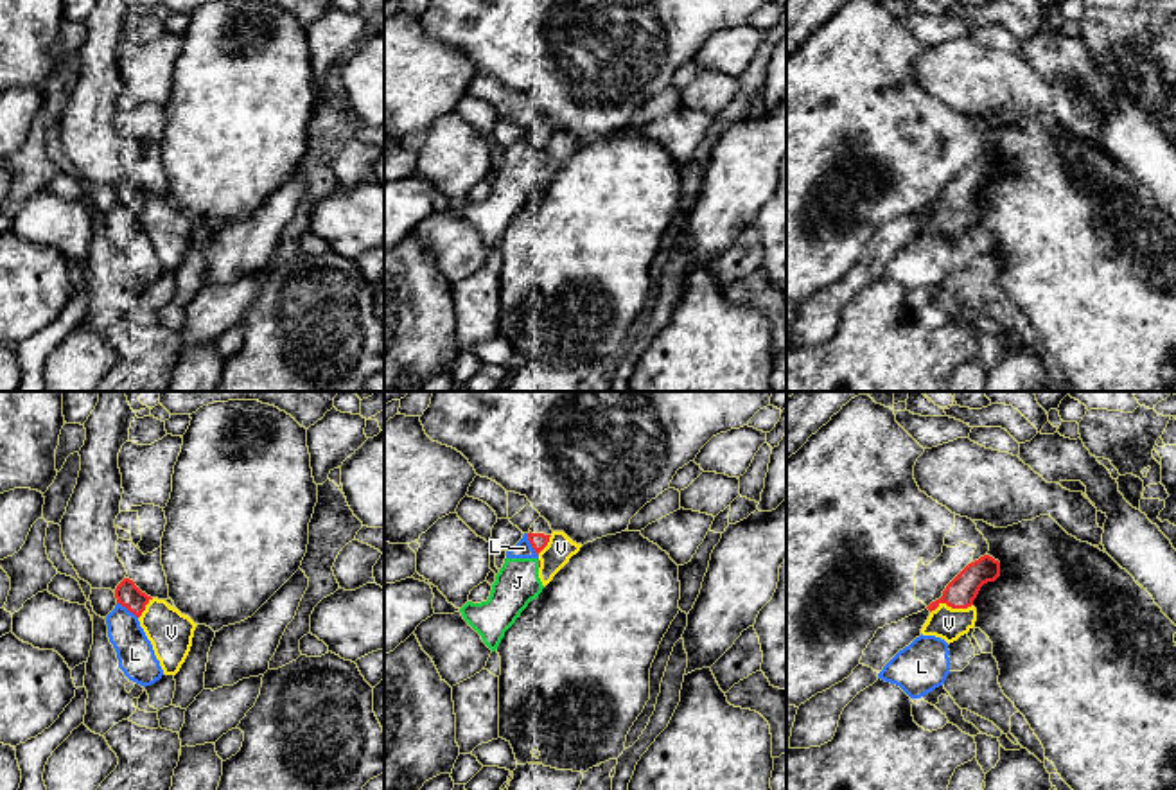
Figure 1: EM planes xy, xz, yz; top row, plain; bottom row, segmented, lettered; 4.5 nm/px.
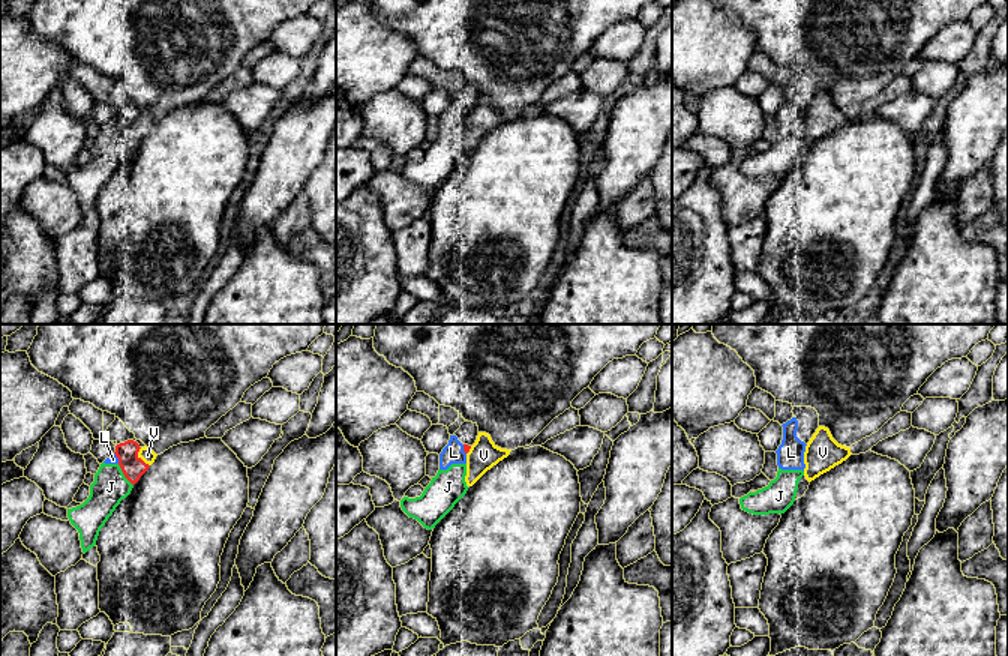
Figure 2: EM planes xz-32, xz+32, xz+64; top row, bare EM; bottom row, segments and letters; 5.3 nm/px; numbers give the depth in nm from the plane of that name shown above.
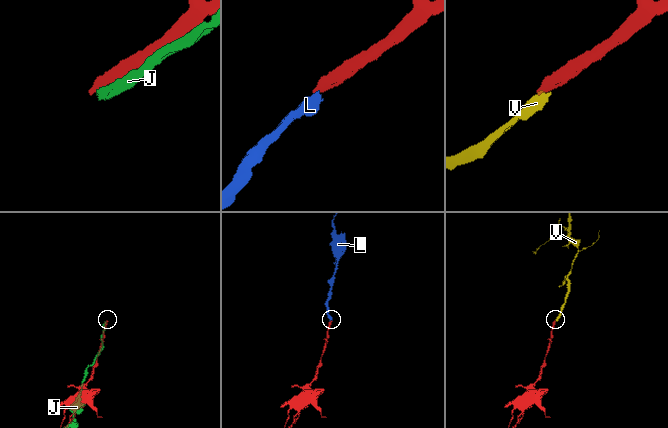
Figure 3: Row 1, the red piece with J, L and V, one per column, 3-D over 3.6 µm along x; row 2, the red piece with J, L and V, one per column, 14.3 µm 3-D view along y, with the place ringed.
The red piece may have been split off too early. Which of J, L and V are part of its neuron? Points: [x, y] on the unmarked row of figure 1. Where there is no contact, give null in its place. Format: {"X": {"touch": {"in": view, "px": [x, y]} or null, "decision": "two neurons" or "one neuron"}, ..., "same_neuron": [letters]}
{"J": {"touch": {"in": "xz", "px": [539, 162]}, "decision": "two neurons"}, "L": {"touch": {"in": "xz", "px": [532, 142]}, "decision": "two neurons"}, "V": {"touch": {"in": "yz", "px": [950, 203]}, "decision": "one neuron"}, "same_neuron": ["V"]}

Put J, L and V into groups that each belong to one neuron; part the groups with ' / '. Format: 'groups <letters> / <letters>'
groups J L / V

